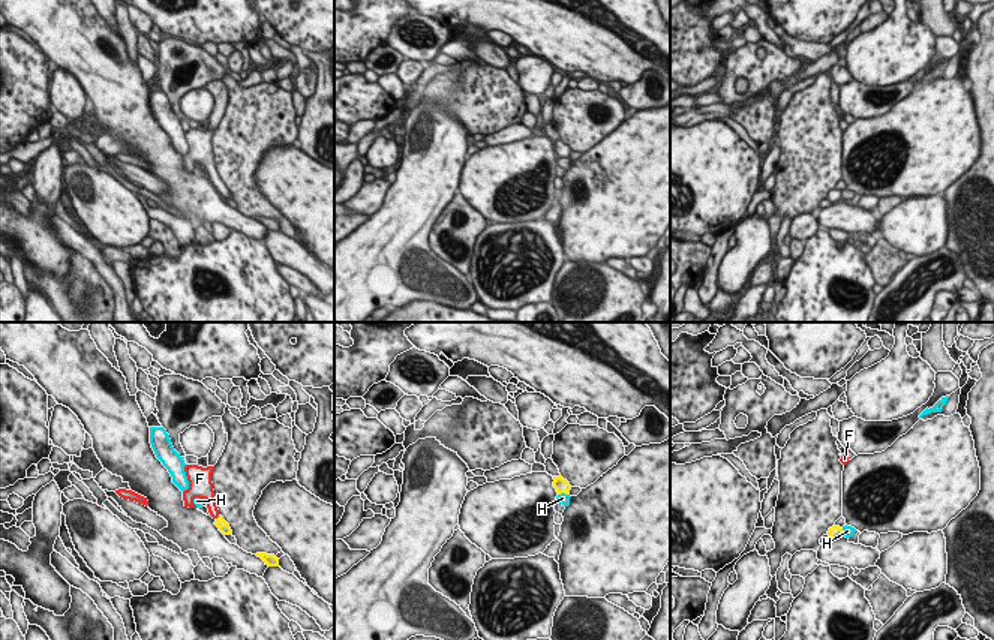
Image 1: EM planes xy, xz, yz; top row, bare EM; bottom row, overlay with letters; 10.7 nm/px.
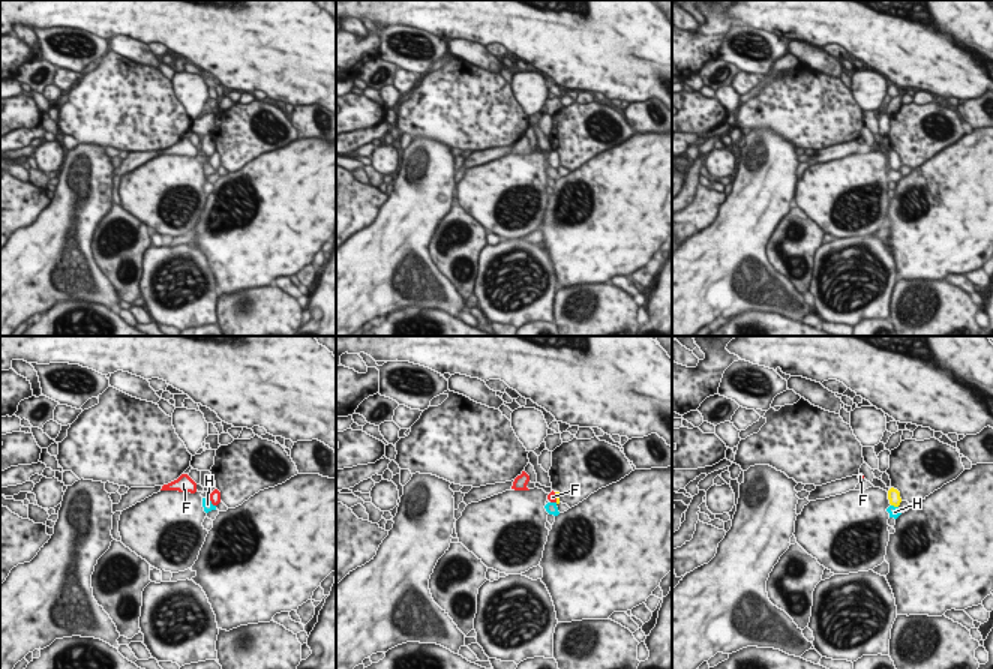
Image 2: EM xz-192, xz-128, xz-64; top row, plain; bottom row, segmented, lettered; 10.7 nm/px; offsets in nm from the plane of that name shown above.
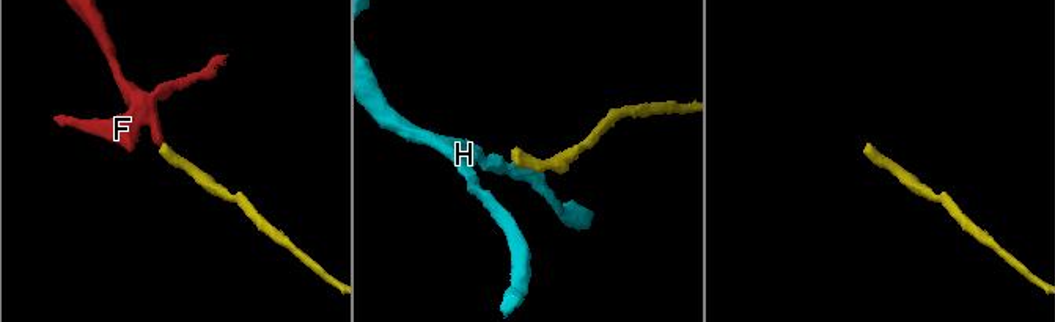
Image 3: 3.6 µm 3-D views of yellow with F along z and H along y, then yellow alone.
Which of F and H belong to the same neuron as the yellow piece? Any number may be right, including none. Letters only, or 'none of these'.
F

